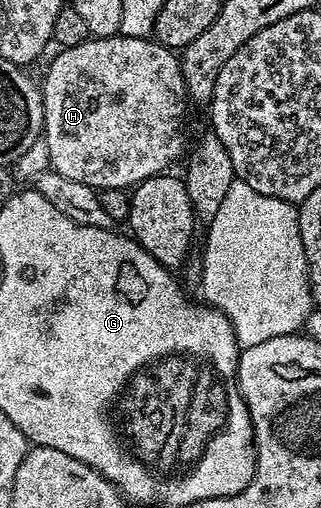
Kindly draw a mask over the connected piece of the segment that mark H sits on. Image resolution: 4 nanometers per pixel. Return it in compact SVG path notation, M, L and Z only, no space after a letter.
M117 34L109 38L89 37L84 40L59 52L41 79L43 142L49 149L52 170L63 177L99 191L105 188L129 189L141 180L166 172L170 168L168 166L184 154L182 115L189 92L182 62L170 48L150 38Z

